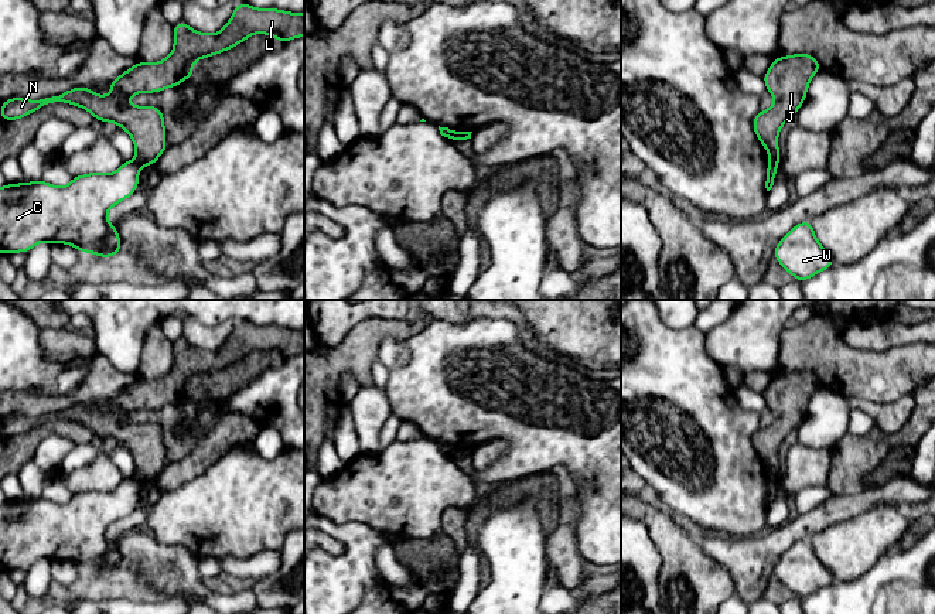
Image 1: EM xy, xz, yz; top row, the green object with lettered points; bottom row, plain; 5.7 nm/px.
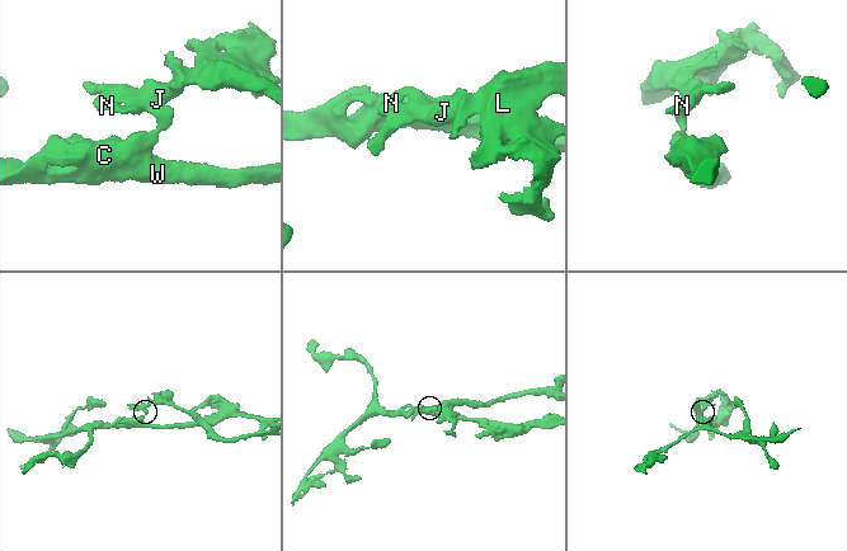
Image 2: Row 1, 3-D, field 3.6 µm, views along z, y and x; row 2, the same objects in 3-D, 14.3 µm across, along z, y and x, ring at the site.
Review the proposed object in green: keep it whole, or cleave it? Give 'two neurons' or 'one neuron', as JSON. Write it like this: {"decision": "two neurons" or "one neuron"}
{"decision": "two neurons"}

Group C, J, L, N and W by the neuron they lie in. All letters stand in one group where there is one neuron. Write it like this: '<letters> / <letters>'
C W / J L N

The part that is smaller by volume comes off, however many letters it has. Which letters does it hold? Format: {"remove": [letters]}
{"remove": ["J", "L", "N"]}

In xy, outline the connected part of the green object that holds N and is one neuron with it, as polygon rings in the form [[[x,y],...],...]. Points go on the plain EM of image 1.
[[[236,321],[231,337],[216,351],[198,349],[180,338],[174,342],[173,369],[160,379],[139,378],[110,399],[110,412],[96,412],[86,403],[79,403],[40,417],[11,415],[1,422],[0,431],[3,437],[17,437],[48,420],[76,422],[98,437],[113,439],[123,444],[133,456],[134,478],[140,482],[154,482],[167,465],[163,429],[156,423],[130,423],[127,416],[140,409],[156,410],[180,402],[192,393],[192,382],[197,376],[221,371],[256,349],[274,352],[279,359],[301,354],[304,330]]]

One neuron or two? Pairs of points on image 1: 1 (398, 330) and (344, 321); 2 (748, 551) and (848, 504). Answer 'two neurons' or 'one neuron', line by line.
1: two neurons
2: one neuron

